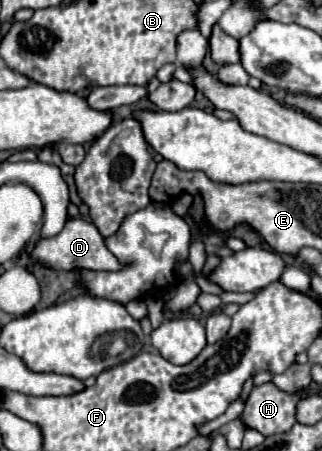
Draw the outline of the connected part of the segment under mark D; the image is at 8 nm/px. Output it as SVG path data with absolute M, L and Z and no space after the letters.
M70 218L64 226L64 230L60 234L56 234L54 238L44 238L36 242L34 248L34 256L56 270L74 270L74 268L84 268L84 270L92 270L92 272L114 272L114 270L122 270L126 268L106 246L106 238L98 232L98 228L82 218Z

